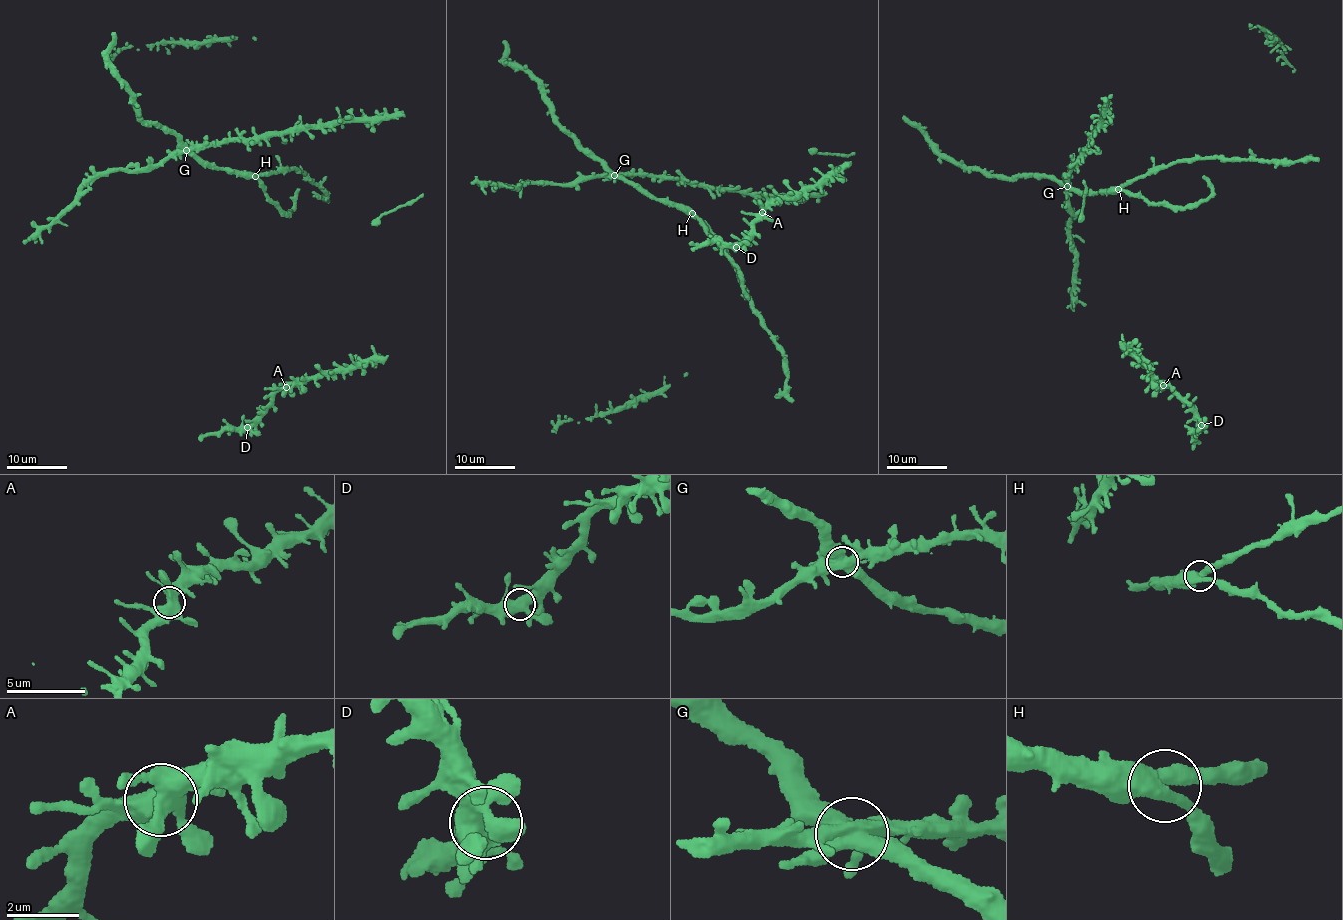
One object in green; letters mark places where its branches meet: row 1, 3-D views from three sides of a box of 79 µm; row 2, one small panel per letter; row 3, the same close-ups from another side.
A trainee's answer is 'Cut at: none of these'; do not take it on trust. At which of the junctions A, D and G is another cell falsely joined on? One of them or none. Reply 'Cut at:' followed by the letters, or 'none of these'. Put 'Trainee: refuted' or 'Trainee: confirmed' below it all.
Cut at: G
Trainee: refuted

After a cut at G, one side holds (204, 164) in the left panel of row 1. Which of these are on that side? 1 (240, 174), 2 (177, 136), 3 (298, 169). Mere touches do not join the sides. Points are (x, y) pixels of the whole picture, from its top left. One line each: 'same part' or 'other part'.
1: same part
2: same part
3: same part

